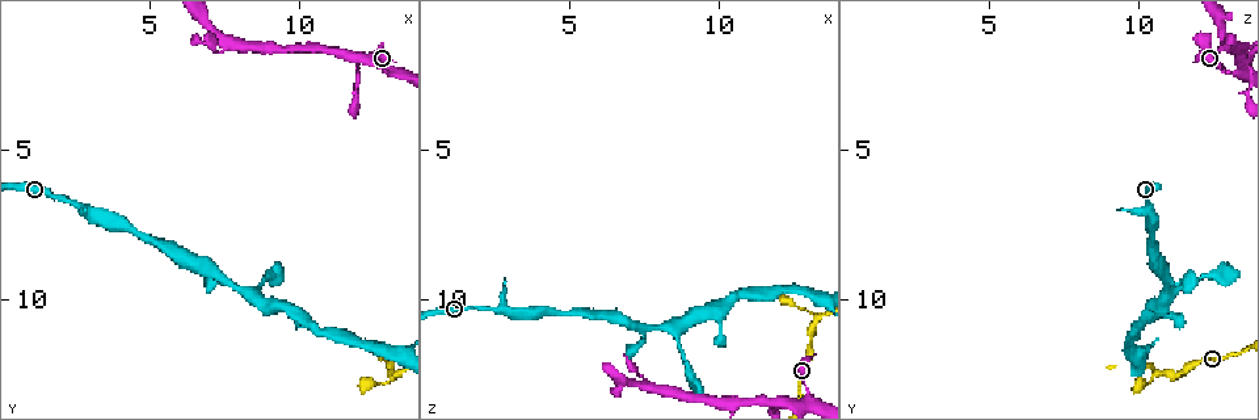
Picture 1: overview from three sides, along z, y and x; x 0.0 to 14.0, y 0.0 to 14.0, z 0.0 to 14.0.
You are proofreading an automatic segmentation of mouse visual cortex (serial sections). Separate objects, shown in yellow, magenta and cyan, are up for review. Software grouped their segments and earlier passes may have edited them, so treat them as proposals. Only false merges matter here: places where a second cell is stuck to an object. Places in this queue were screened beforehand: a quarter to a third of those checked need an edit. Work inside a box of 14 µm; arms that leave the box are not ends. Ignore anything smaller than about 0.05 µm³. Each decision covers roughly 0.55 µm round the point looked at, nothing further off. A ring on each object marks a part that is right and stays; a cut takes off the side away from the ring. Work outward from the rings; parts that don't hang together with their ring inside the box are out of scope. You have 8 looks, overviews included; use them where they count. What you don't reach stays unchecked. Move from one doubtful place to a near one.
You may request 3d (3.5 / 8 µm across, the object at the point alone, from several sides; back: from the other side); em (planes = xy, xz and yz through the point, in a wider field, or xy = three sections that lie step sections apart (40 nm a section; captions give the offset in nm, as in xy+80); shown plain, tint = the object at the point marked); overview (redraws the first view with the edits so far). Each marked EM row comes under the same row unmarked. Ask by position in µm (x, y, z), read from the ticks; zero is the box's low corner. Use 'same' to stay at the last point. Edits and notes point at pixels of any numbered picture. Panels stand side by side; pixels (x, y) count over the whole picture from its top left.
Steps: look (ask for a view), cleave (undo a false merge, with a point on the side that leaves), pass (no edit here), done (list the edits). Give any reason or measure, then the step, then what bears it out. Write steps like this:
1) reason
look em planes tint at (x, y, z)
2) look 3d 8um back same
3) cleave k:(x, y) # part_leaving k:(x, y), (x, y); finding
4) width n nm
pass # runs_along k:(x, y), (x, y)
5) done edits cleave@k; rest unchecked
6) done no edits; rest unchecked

a narrow waist
look 3d 3.5um at (7.3, 9.2, 10.9)

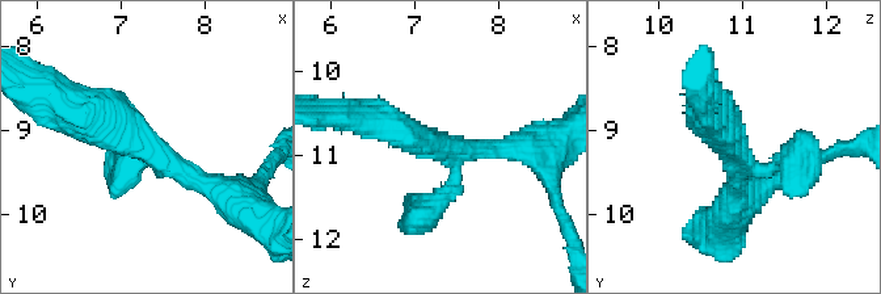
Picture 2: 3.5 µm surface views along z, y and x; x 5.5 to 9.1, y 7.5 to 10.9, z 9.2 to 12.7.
need the tissue
look em planes tint at (7.35, 9.25, 10.90)

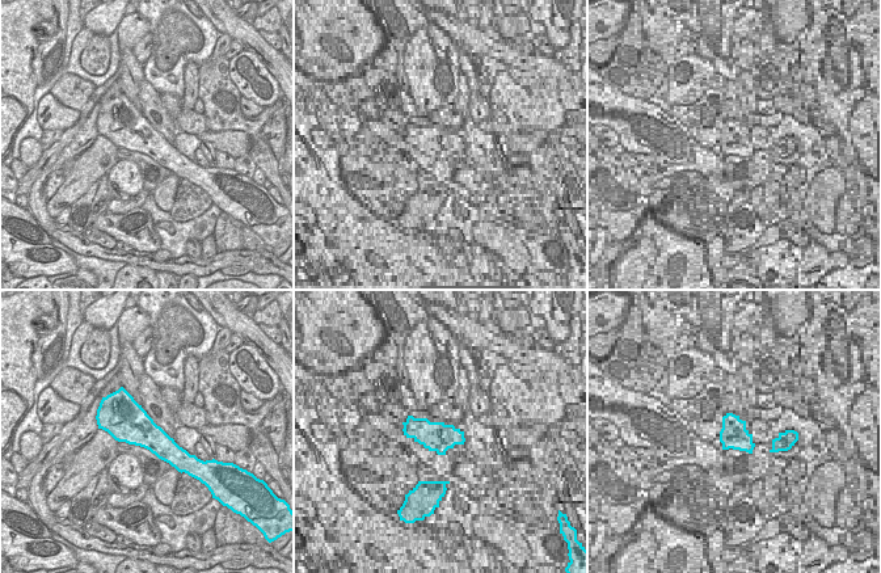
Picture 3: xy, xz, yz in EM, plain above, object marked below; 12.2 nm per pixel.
arm_widths 200, 250, 450 nm
pass # runs_along 2:(80, 113), (96, 113), (224, 194); all the same cell

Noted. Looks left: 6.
a fork
look 3d 8um at (13.3, 12.5, 10.6)

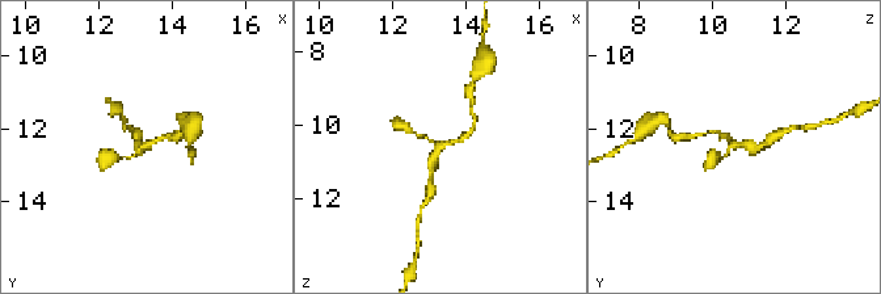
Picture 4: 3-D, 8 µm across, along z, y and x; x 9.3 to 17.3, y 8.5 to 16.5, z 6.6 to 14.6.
look 3d 3.5um at (13.2, 12.4, 10.6)

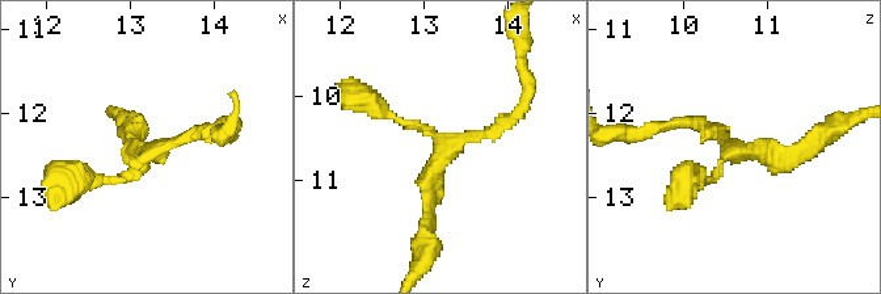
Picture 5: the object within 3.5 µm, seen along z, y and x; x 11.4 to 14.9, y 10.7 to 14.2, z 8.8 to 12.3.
pass # runs_along 5:(426, 229), (442, 145), (378, 108); one cell here

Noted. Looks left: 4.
thick turns thin
look 3d 3.5um back at (13.0, 2.5, 13.4)

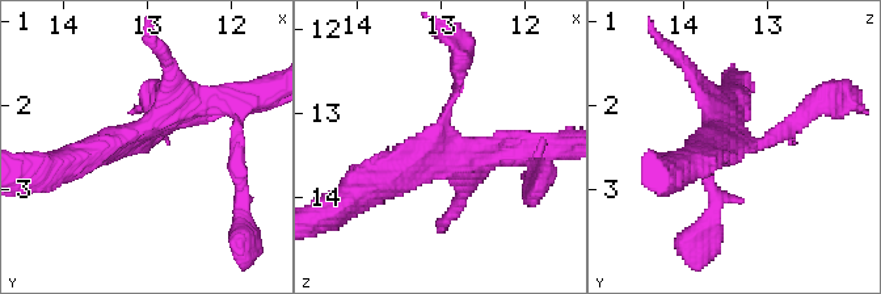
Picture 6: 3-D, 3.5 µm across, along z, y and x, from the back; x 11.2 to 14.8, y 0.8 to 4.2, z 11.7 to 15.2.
arms 4; arm_widths 150, 200, 300, 350 nm; now the EM
look em planes tint at (13.05, 2.45, 13.35)

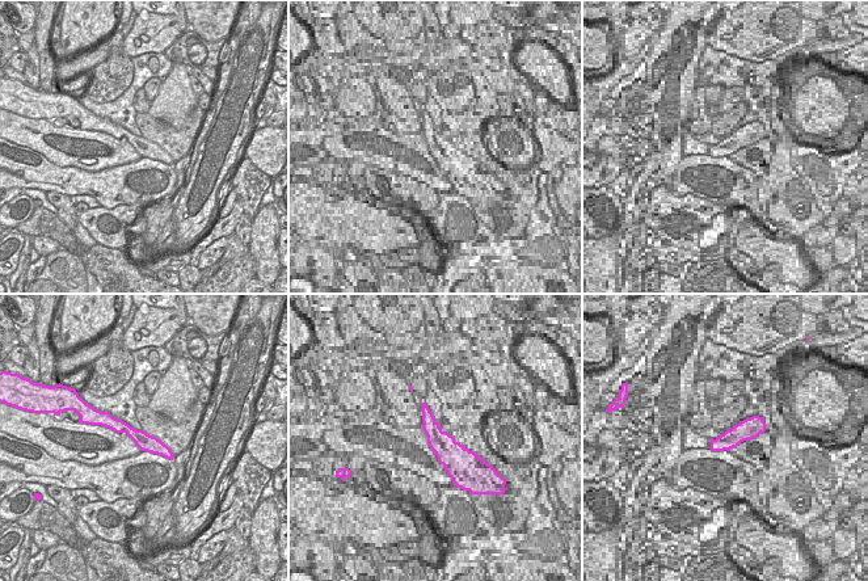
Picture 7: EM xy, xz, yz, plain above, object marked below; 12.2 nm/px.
look em xy step 3 tint same

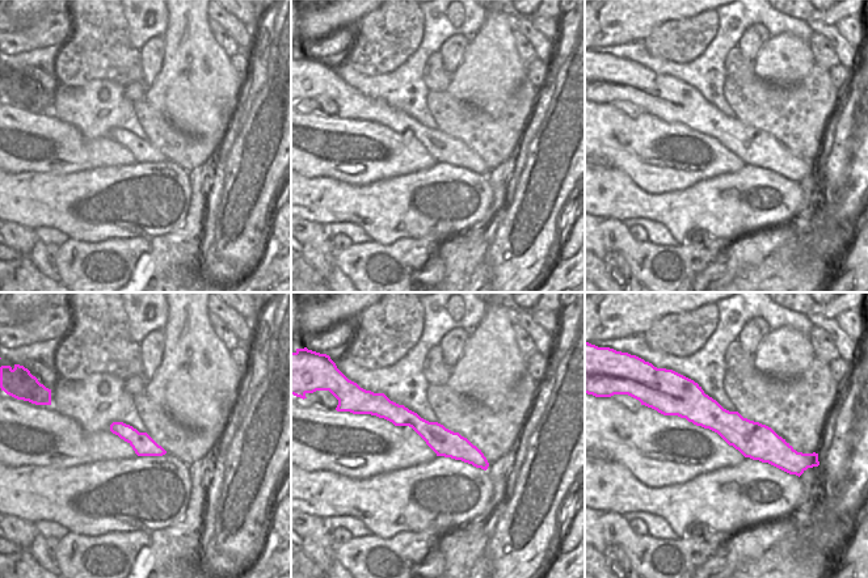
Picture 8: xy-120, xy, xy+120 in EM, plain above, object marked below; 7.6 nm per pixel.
pass # runs_along 8:(671, 410), (704, 410), (792, 468); one cell here

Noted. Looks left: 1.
done no edits; rest unchecked

